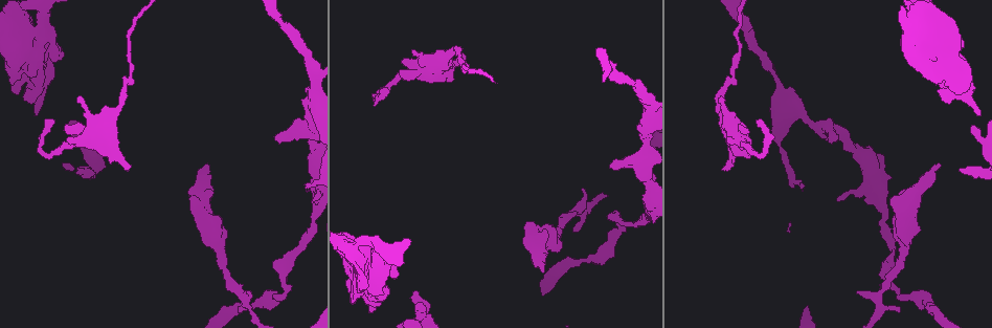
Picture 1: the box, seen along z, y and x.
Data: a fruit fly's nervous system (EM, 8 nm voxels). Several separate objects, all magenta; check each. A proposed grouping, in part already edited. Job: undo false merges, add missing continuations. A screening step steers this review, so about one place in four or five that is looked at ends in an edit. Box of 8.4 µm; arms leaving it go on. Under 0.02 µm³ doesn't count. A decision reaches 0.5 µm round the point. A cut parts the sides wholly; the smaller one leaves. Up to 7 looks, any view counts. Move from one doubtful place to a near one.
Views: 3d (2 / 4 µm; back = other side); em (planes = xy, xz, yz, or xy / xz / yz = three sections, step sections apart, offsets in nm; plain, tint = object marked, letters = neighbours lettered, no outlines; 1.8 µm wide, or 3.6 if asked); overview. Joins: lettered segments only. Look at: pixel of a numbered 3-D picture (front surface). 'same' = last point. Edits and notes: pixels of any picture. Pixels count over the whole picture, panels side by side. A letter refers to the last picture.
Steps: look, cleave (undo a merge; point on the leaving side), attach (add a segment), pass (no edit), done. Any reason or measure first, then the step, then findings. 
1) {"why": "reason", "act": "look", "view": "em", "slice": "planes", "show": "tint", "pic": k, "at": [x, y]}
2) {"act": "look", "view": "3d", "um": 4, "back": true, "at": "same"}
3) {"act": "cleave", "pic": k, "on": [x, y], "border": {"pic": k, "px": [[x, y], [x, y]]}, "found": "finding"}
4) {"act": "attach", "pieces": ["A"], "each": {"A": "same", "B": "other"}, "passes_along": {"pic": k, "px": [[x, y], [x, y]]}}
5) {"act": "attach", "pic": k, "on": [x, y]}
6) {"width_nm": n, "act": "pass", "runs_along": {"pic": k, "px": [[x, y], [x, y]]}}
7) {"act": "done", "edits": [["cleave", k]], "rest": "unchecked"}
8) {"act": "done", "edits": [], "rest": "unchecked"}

{"why": "an open end", "act": "look", "view": "3d", "um": 4, "back": true, "pic": 1, "at": [129, 170]}

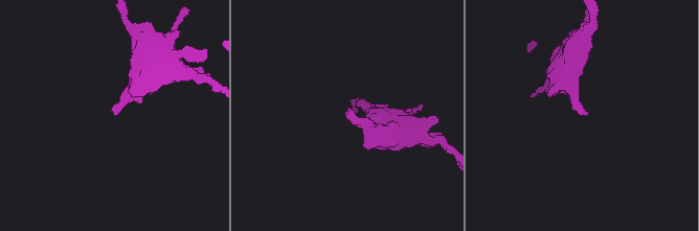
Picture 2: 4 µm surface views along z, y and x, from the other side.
{"why": "need the tissue", "act": "look", "view": "em", "slice": "planes", "show": "letters", "pic": 2, "at": [347, 109]}

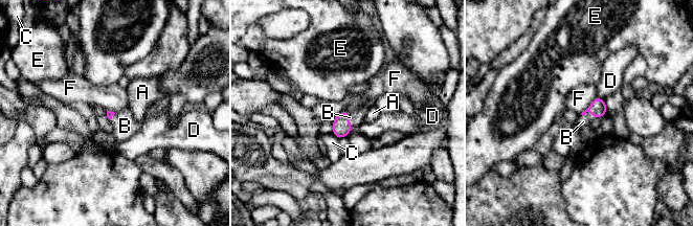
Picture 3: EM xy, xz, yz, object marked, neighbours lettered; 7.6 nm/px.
{"act": "attach", "pic": 3, "on": [356, 117], "each": {"A": "other", "B": "same", "C": "other", "D": "other", "E": "other", "F": "other"}, "found": "the cell continues"}

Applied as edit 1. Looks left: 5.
{"why": "sudden change in width", "act": "look", "view": "em", "slice": "planes", "show": "letters", "pic": 1, "at": [398, 79]}

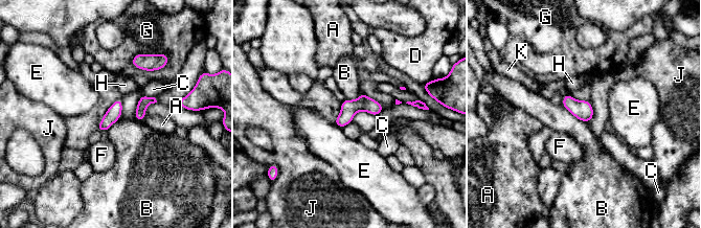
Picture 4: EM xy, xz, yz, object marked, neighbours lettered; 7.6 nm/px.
{"width_nm": 120, "longest_contact_nm": ["B", 260], "act": "pass", "each": {"A": "other", "B": "other", "C": "other", "D": "other", "E": "other", "F": "other", "G": "other", "H": "other", "J": "other", "K": "other"}, "found": "continuous, no second cell"}

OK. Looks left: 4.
{"why": "branch stops here", "act": "look", "view": "em", "slice": "planes", "show": "letters", "pic": 1, "at": [960, 171]}

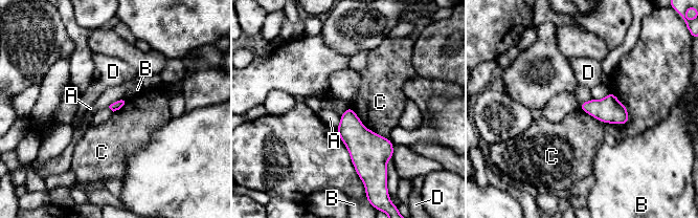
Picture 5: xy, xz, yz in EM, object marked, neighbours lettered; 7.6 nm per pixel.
{"act": "pass", "each": {"A": "other", "B": "other", "C": "other", "D": "other"}, "found": "no lettered segment goes on from it"}

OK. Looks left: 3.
{"act": "done", "edits": [["attach", 3]], "rest": "unchecked"}

